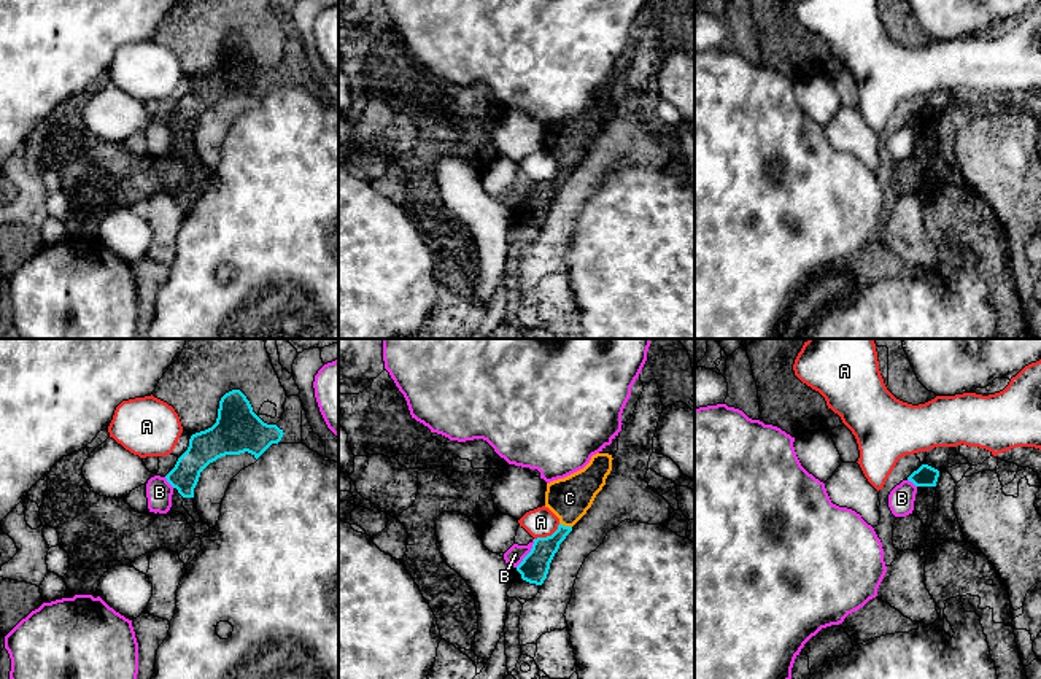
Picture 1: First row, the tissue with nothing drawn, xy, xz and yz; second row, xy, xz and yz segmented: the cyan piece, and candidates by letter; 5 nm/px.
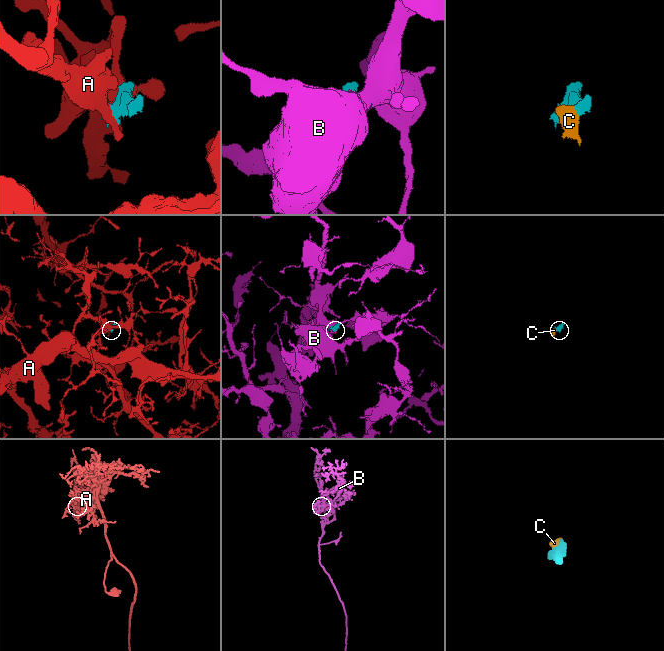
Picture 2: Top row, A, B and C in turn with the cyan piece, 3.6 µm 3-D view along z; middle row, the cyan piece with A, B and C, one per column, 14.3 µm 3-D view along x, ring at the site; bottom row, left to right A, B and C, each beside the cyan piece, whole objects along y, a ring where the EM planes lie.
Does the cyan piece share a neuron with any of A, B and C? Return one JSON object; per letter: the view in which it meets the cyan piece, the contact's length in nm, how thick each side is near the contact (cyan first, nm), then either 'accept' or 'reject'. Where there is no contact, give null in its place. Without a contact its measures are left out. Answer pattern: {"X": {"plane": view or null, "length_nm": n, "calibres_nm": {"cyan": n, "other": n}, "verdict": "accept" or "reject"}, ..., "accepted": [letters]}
{"A": {"plane": "xz", "length_nm": 160, "calibres_nm": {"cyan": 140, "other": 150}, "verdict": "reject"}, "B": {"plane": "xz", "length_nm": 170, "calibres_nm": {"cyan": 140, "other": 90}, "verdict": "reject"}, "C": {"plane": "xz", "length_nm": 70, "calibres_nm": {"cyan": 140, "other": 220}, "verdict": "accept"}, "accepted": ["C"]}

